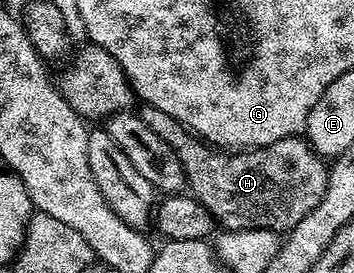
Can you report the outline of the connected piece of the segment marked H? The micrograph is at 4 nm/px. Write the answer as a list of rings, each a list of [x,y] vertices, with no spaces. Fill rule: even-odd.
[[[143,104],[137,115],[175,153],[183,165],[189,192],[214,216],[223,230],[271,229],[286,235],[324,199],[328,165],[301,136],[249,151],[210,151],[207,142],[191,133],[168,111]]]

